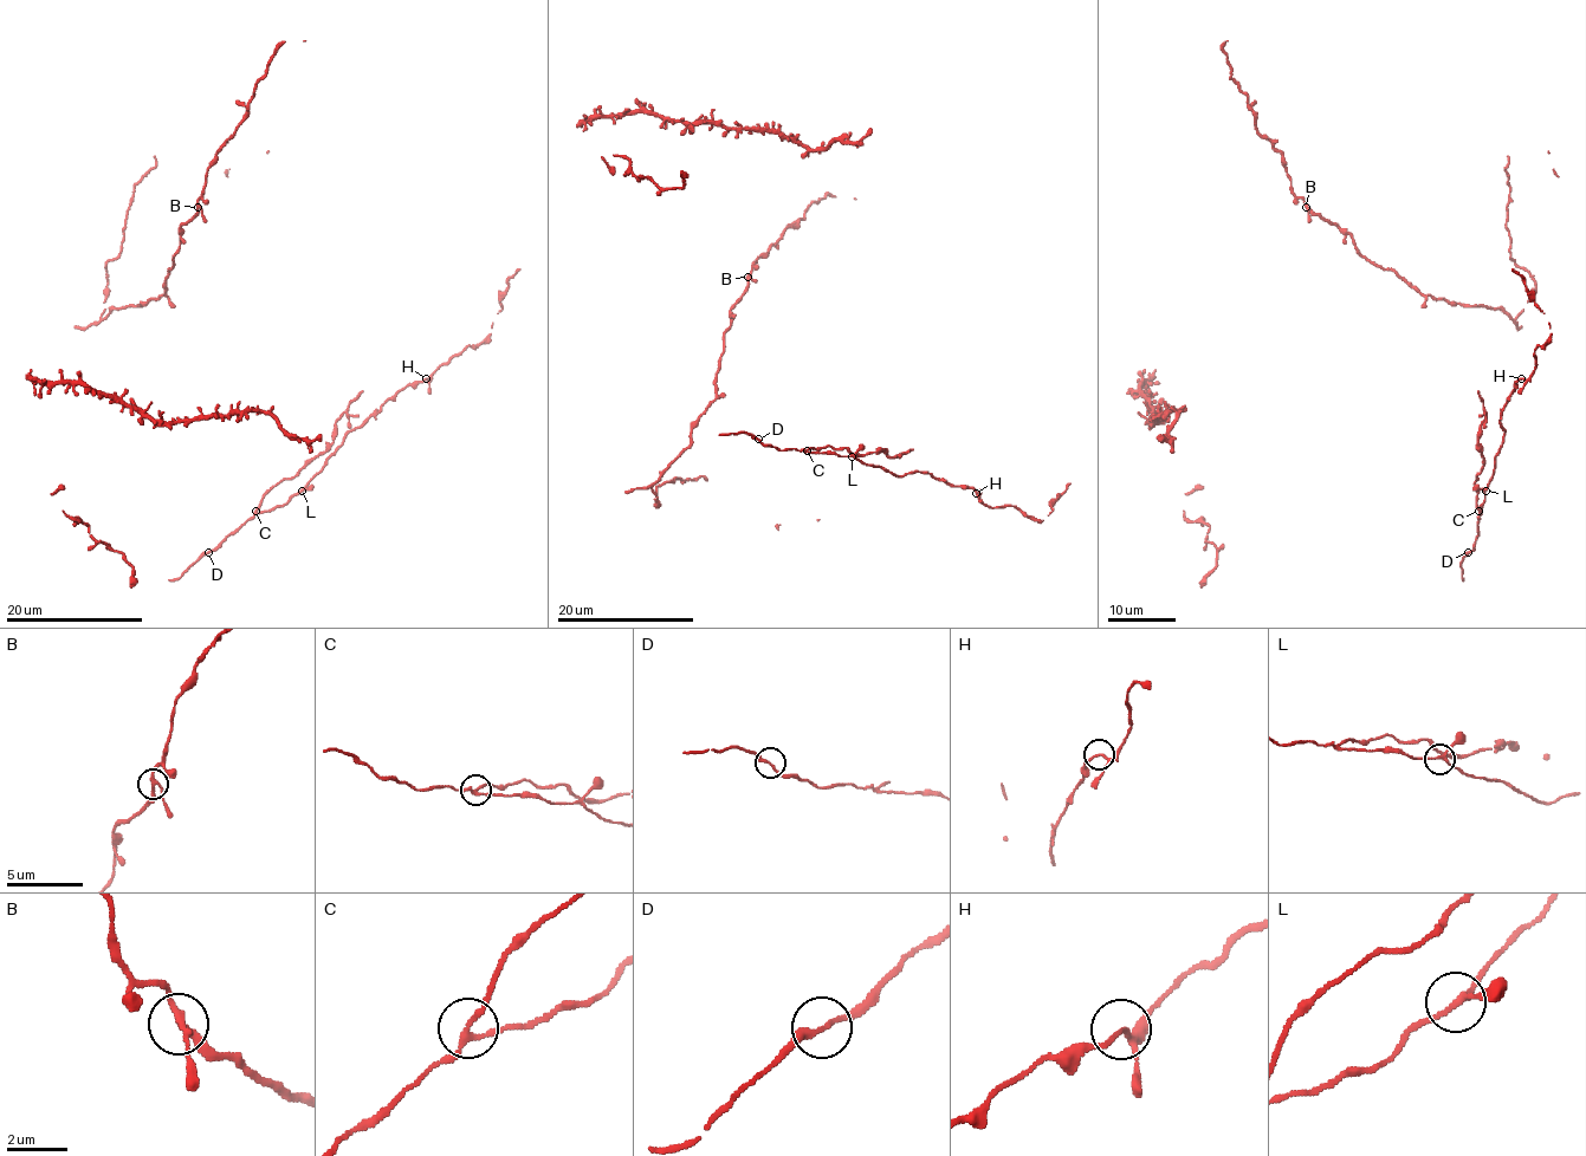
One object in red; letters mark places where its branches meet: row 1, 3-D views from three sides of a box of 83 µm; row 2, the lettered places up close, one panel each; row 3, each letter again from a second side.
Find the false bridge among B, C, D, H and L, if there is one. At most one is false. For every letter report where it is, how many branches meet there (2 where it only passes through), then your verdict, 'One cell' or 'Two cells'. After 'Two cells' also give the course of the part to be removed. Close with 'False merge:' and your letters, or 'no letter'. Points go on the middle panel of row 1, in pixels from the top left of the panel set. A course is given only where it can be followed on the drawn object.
B: Place: (748, 277). Branches: 3. One cell
C: Place: (807, 450). Branches: 3. Two cells. Course of the part to remove: (806, 449), (828, 446), (858, 455), (885, 449), (889, 456), (913, 449)
D: Place: (758, 439). Branches: 2. One cell
H: Place: (976, 493). Branches: 3. One cell
L: Place: (852, 456). Branches: 3. One cell
False merge: C

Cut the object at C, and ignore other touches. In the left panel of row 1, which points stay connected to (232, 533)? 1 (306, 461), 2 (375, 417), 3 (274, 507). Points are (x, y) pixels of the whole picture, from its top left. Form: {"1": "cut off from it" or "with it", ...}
{"1": "cut off from it", "2": "with it", "3": "with it"}

